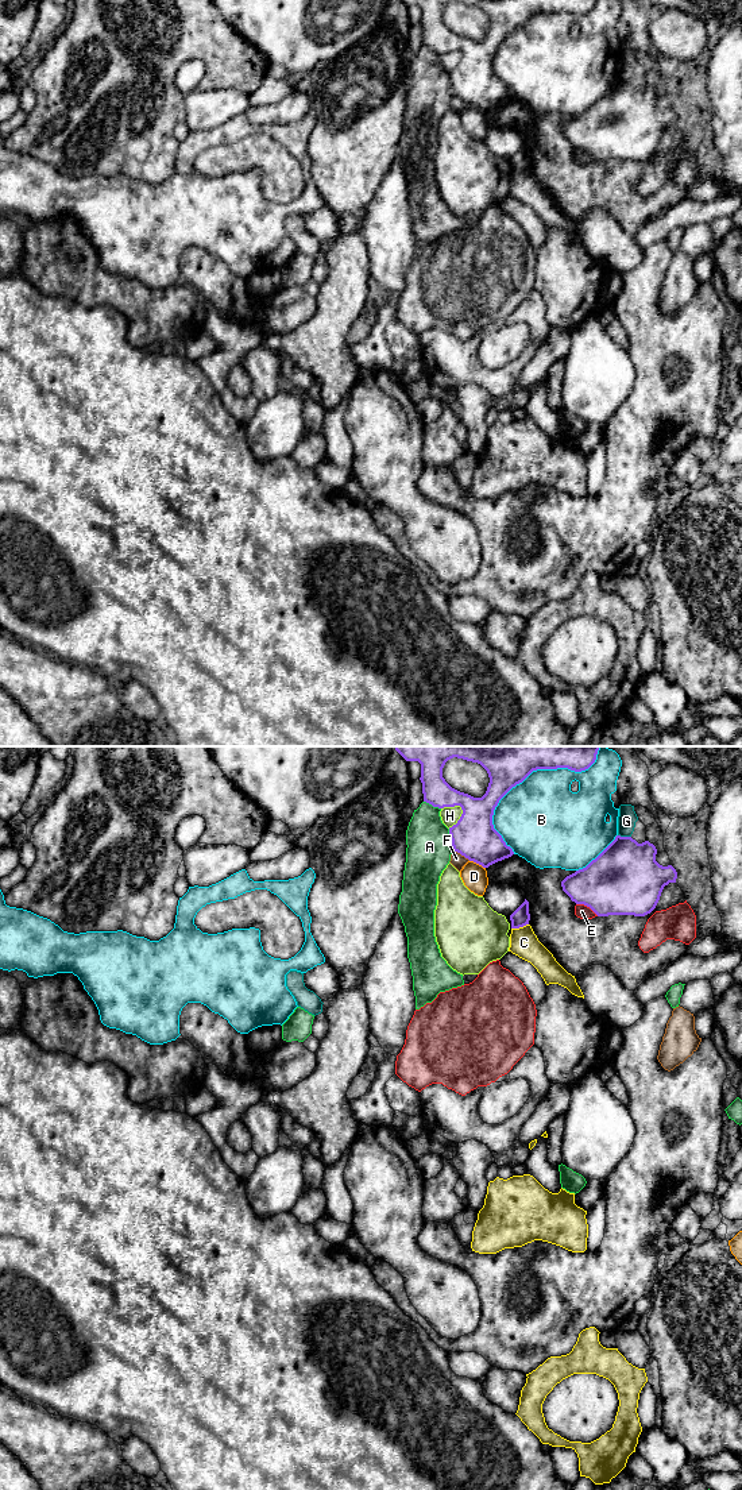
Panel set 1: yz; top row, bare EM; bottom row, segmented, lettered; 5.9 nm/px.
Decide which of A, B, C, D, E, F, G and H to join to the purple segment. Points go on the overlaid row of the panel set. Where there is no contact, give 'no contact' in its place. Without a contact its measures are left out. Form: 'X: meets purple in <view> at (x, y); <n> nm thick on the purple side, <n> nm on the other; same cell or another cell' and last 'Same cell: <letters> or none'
A: meets purple in yz at (451, 838); 260 nm thick on the purple side, 280 nm on the other; another cell
B: meets purple in yz at (528, 775); 400 nm thick on the purple side, 460 nm on the other; another cell
C: meets purple in yz at (520, 926); 110 nm thick on the purple side, 170 nm on the other; another cell
D: meets purple in yz at (478, 863); 260 nm thick on the purple side, 150 nm on the other; another cell
E: meets purple in yz at (587, 906); 400 nm thick on the purple side, 90 nm on the other; another cell
F: meets purple in yz at (462, 854); 260 nm thick on the purple side, 80 nm on the other; another cell
G: meets purple in yz at (625, 837); 420 nm thick on the purple side, 110 nm on the other; another cell
H: meets purple in yz at (460, 818); 260 nm thick on the purple side, 110 nm on the other; another cell
Same cell: none

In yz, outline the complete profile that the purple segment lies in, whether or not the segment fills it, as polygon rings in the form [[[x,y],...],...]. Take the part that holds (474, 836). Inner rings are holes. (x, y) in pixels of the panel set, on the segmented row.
[[[395,746],[406,761],[421,764],[424,802],[433,807],[460,806],[463,814],[456,825],[449,827],[453,850],[483,868],[509,858],[514,854],[502,835],[494,829],[492,815],[499,800],[533,771],[568,768],[575,772],[588,769],[596,760],[600,746]],[[453,757],[480,764],[488,773],[490,783],[482,798],[452,788],[443,777],[445,763]]]

